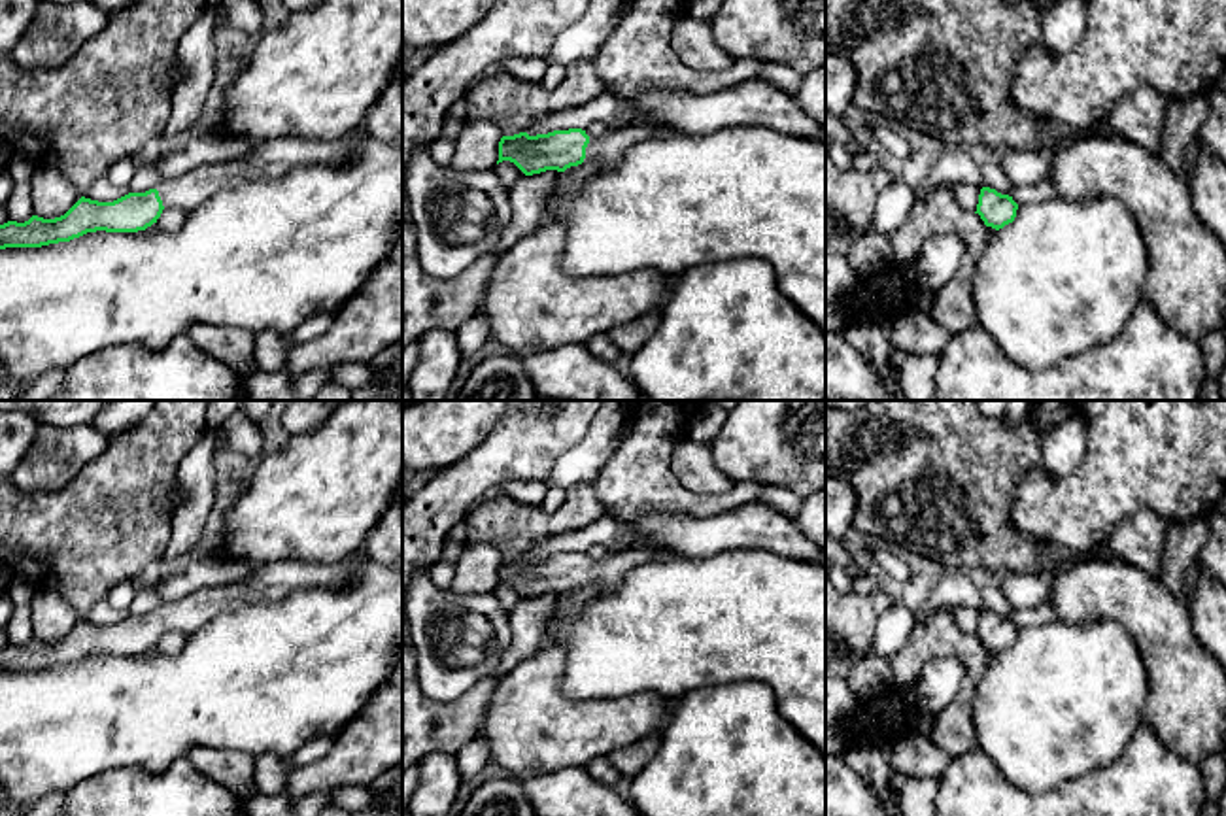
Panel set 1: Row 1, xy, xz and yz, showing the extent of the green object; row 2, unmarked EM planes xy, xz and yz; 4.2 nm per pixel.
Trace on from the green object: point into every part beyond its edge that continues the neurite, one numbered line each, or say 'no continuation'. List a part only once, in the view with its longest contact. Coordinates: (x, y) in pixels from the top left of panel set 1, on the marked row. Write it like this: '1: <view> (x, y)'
1: xz (607, 152)

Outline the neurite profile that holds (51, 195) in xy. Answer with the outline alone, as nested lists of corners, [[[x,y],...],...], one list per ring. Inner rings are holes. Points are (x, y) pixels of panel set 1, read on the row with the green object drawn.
[[[36,168],[30,179],[30,204],[34,215],[55,219],[64,215],[81,195],[77,189],[55,168]]]

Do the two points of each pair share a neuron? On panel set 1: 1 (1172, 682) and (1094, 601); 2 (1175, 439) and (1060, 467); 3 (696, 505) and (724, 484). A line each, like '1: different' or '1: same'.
1: same
2: different
3: different

